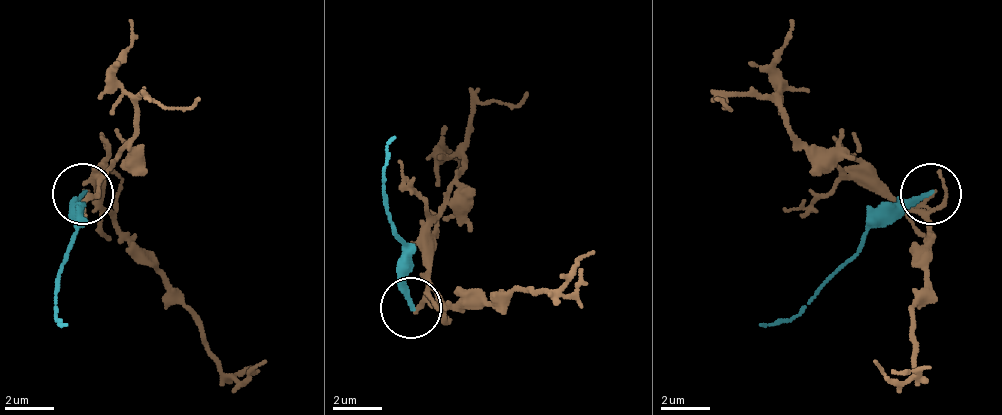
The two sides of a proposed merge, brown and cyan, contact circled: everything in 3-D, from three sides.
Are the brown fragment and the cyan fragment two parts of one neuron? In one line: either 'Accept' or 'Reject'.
Reject

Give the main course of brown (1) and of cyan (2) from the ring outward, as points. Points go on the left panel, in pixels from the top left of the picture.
1: (87, 195), (100, 207), (100, 177), (136, 134), (142, 97), (167, 109), (185, 109), (197, 97)
2: (81, 195), (75, 201), (57, 317), (69, 323)

